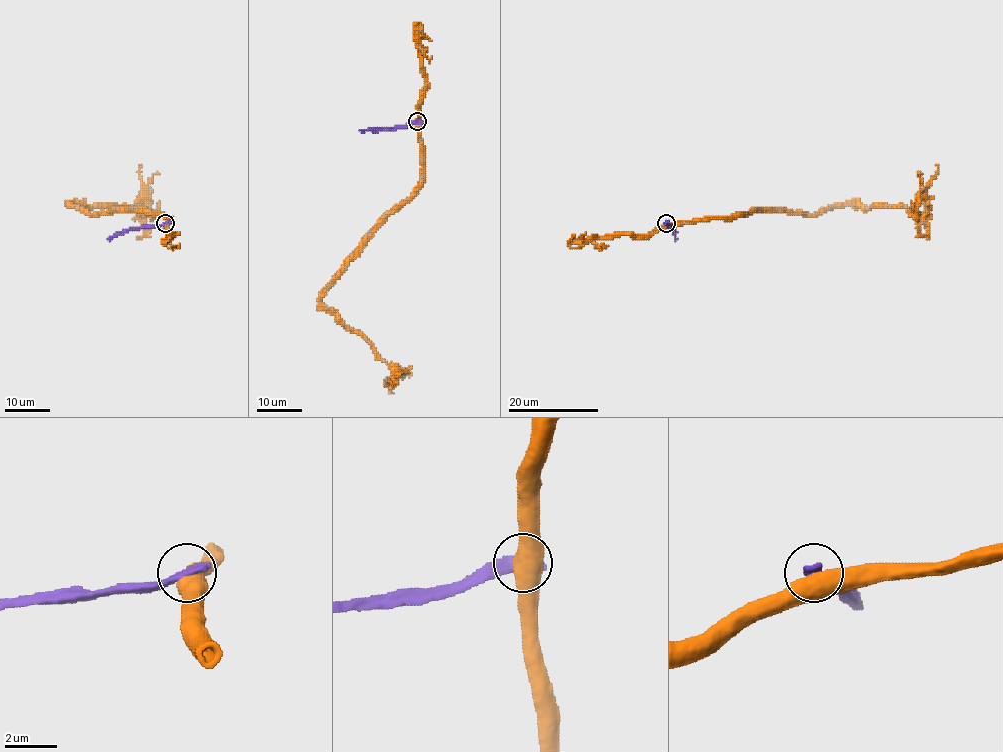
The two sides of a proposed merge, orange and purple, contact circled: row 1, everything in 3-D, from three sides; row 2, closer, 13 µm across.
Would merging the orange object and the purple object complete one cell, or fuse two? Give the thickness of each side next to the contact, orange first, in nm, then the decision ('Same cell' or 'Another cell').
Thickness 650 nm (orange) against 480 nm. Another cell

